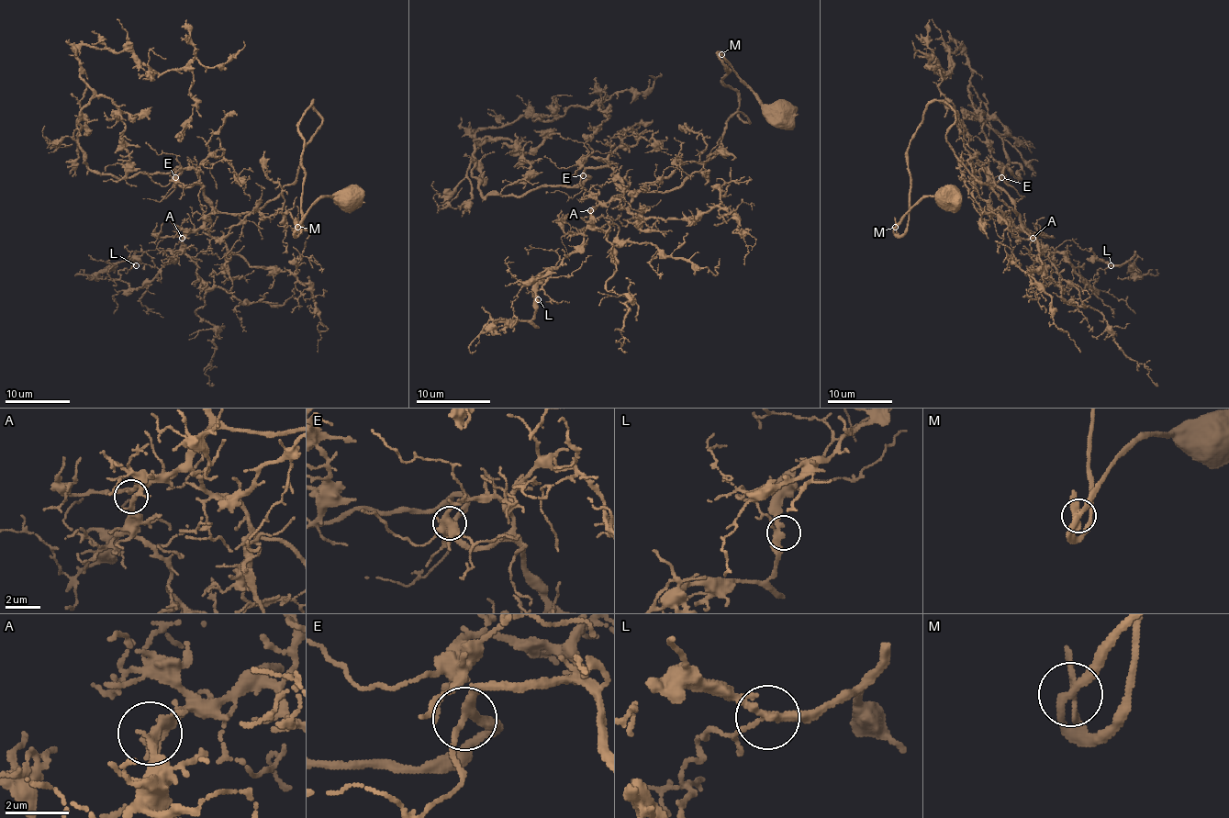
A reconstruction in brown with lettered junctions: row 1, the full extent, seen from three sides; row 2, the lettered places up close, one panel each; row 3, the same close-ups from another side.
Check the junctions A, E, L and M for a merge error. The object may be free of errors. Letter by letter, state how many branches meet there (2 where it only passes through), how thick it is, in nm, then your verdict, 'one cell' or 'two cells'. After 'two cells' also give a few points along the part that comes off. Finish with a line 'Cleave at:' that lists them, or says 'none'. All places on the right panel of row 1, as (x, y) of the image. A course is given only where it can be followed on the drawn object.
A: branches 3; calibre 220 nm; one cell
E: branches 3; calibre 240 nm; one cell
L: branches 3; calibre 240 nm; one cell
M: branches 3; calibre 260 nm; one cell
Cleave at: none

